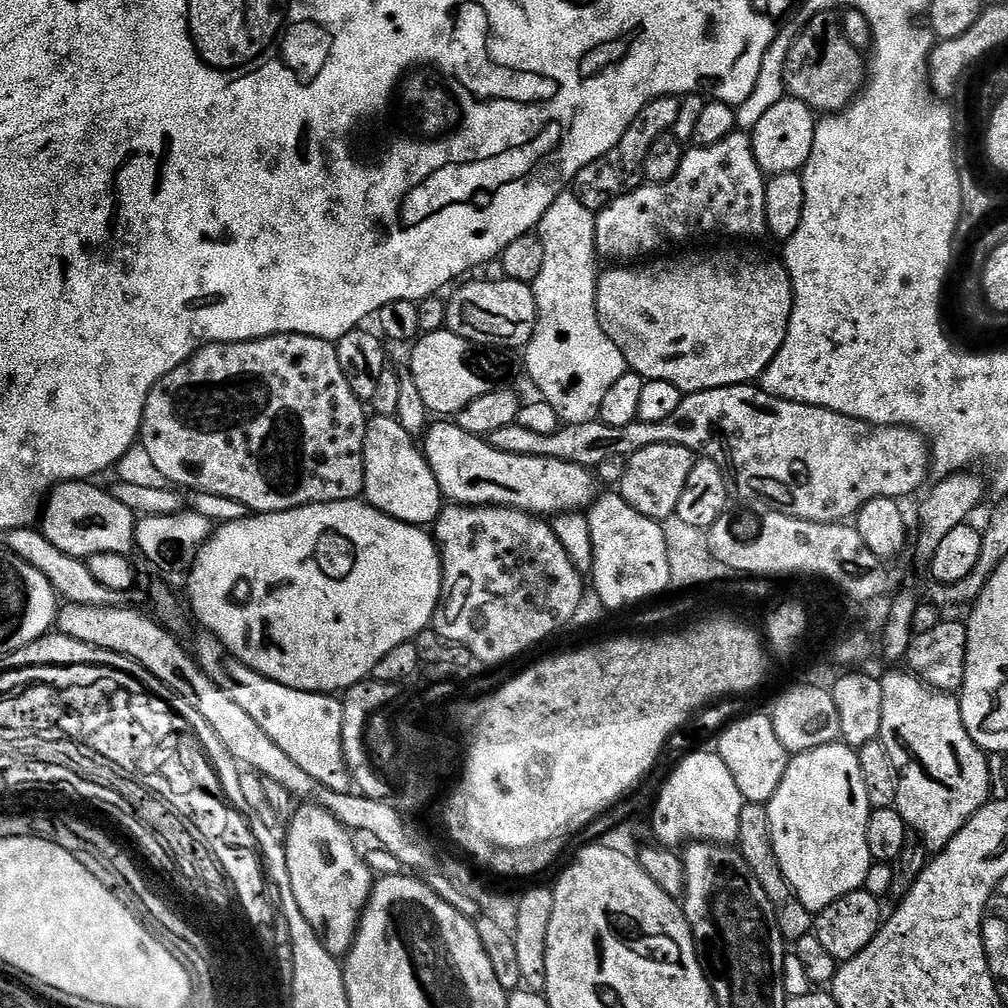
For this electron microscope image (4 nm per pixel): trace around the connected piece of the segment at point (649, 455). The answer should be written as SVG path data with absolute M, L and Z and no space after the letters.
M645 444L635 449L627 457L628 465L624 468L624 477L620 480L618 492L638 513L645 515L649 522L675 517L678 498L686 490L686 478L697 462L693 449L681 444Z

